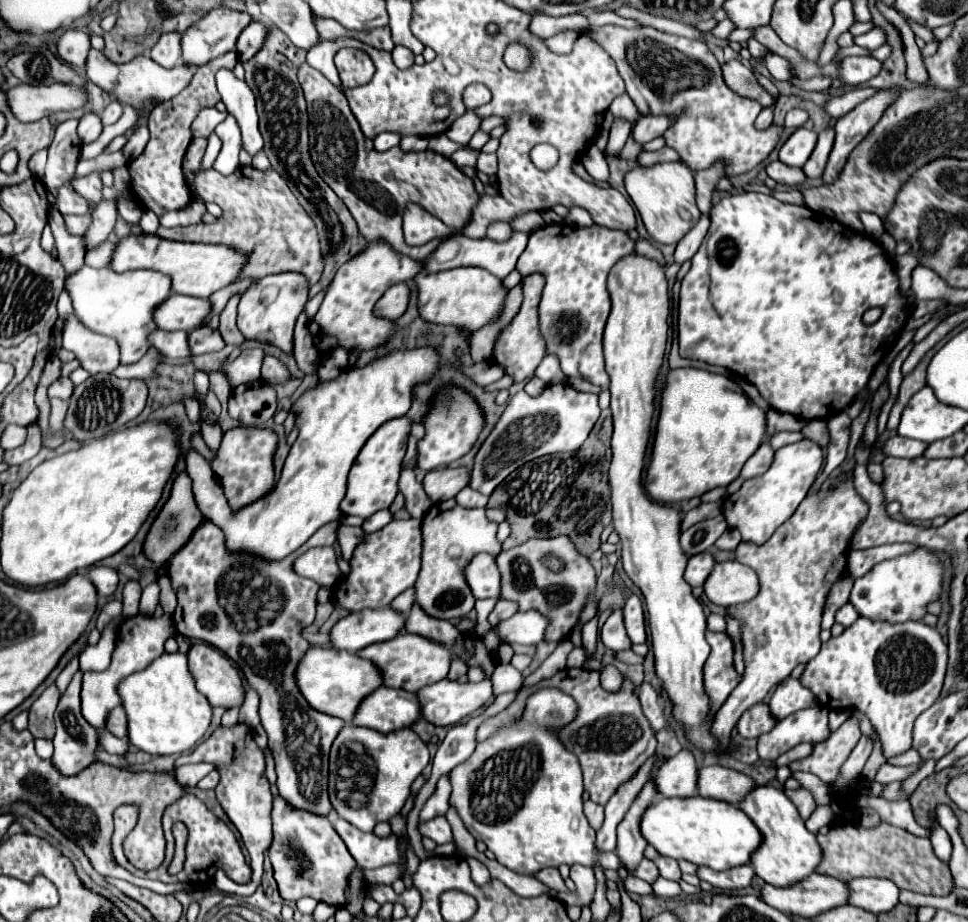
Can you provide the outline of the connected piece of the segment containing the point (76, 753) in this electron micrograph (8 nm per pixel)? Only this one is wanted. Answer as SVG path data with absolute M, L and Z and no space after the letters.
M77 671L69 683L69 687L65 689L65 693L61 695L59 699L59 705L57 705L57 711L55 711L55 725L57 725L57 731L55 731L55 737L53 737L53 745L55 745L55 751L53 751L53 767L65 775L65 777L71 777L71 775L77 775L81 773L83 769L87 769L89 765L97 763L97 757L95 757L95 751L99 749L99 731L89 725L83 715L81 715L81 699L79 699L79 691L81 691L81 675L83 671Z

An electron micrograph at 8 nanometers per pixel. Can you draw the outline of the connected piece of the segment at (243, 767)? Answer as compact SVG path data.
M235 723L231 727L219 725L211 737L201 741L191 753L185 753L179 757L179 765L187 763L211 763L217 773L219 773L219 783L215 787L215 795L231 823L237 827L241 833L243 845L250 856L250 866L252 869L251 881L245 885L237 885L229 879L222 869L218 869L213 877L213 886L219 891L247 897L253 895L261 885L263 875L264 855L269 845L271 845L271 789L269 781L265 779L265 763L263 763L263 751L257 747L251 729L245 723Z

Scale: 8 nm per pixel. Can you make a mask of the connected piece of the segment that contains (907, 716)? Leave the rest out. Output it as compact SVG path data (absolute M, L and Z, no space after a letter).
M859 617L851 627L843 631L843 635L831 637L827 643L823 643L819 655L807 663L803 681L805 687L815 693L819 705L831 711L853 707L865 713L873 723L873 727L879 731L883 753L889 759L901 751L911 749L913 721L937 701L945 677L945 667L947 667L947 645L937 633L937 629L921 621L889 625Z

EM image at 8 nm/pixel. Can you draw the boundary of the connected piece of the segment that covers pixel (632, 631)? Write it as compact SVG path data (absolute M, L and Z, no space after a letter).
M631 595L625 603L625 627L627 627L627 635L631 637L633 643L645 643L647 641L643 603L637 595Z

